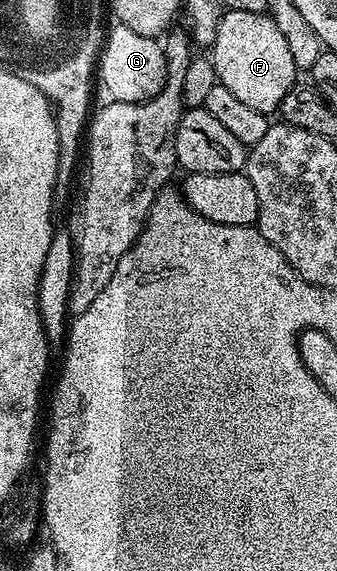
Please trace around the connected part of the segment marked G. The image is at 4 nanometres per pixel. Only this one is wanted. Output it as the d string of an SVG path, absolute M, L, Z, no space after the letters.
M120 23L107 31L100 55L96 61L96 76L102 79L102 88L111 101L119 104L142 104L151 100L166 81L166 55L162 53L162 44L155 37L136 34L128 26Z

